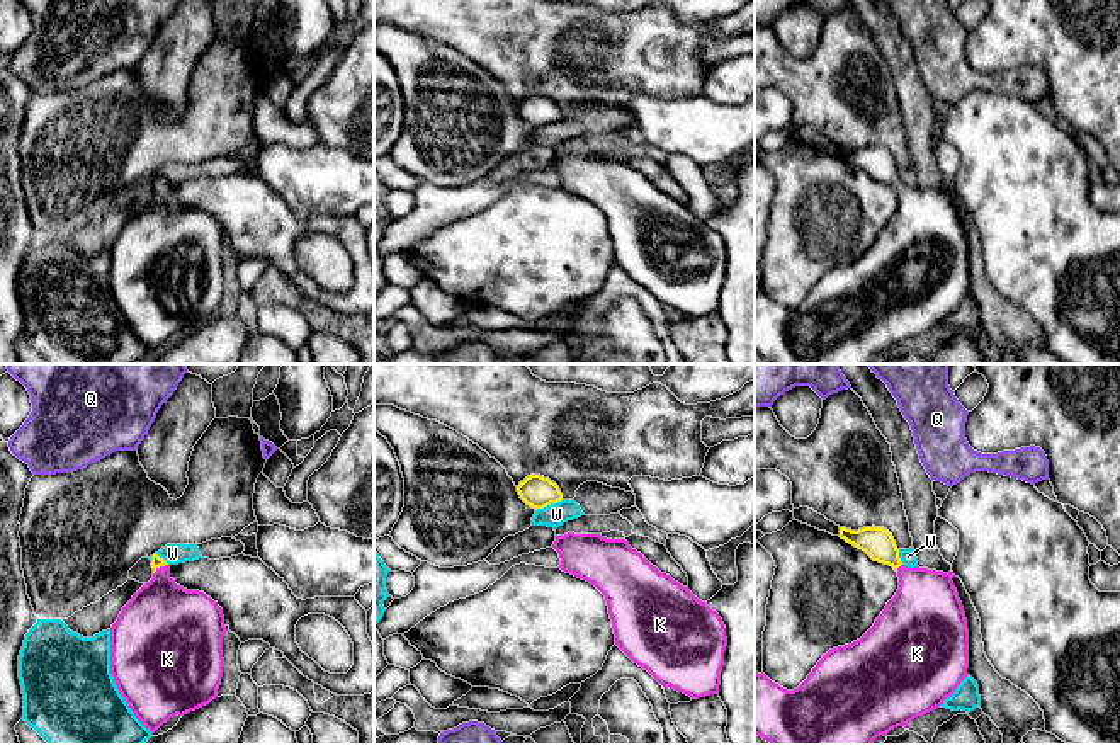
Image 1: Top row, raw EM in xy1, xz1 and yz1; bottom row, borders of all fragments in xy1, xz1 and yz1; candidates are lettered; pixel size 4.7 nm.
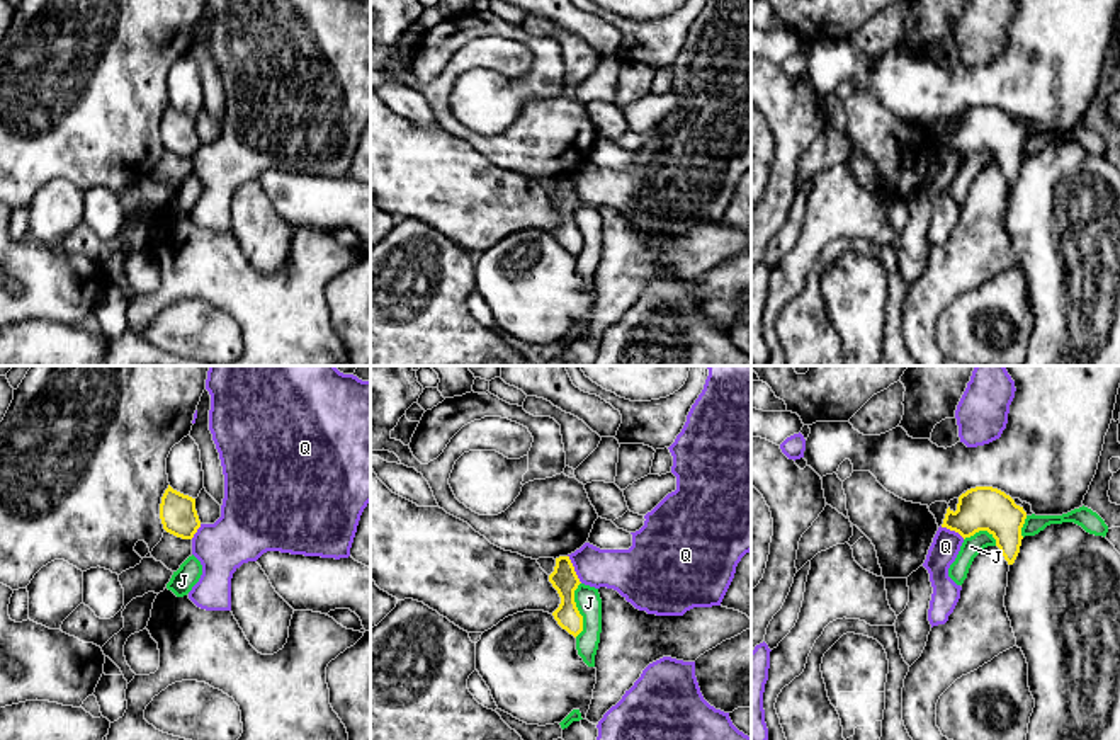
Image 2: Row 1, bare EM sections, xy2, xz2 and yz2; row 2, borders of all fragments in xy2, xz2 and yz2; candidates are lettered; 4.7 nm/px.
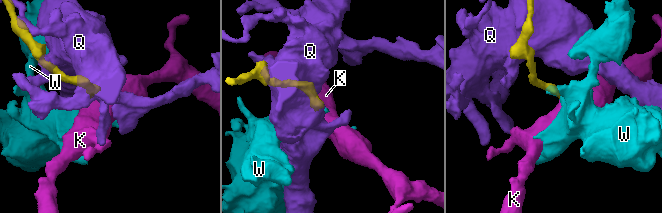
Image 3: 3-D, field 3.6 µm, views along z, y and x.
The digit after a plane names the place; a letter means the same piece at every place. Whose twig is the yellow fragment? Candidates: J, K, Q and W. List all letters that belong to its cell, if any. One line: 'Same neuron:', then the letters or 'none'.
Same neuron: K

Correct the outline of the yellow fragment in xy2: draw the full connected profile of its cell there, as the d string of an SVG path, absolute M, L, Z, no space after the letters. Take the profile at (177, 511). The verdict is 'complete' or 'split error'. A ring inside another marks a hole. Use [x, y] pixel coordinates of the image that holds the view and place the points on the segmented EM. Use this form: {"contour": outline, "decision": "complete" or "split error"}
{"contour": "M170 485L161 497L160 519L167 532L182 539L192 539L201 527L195 498L173 490Z", "decision": "complete"}

